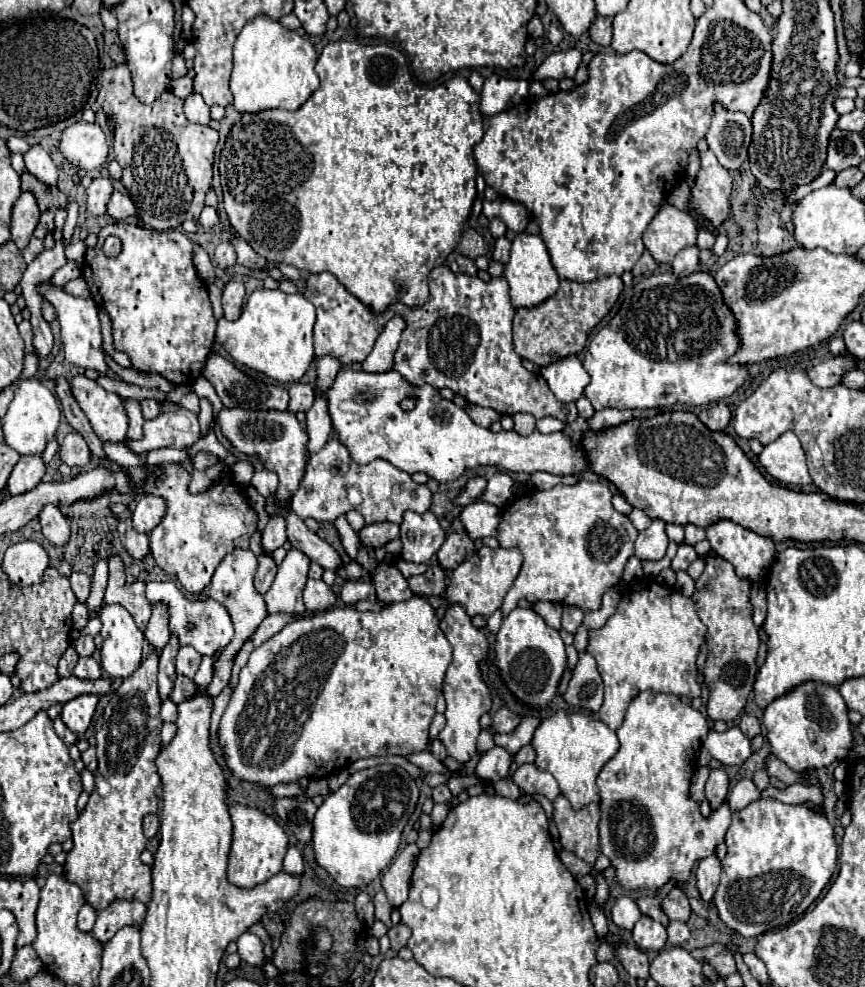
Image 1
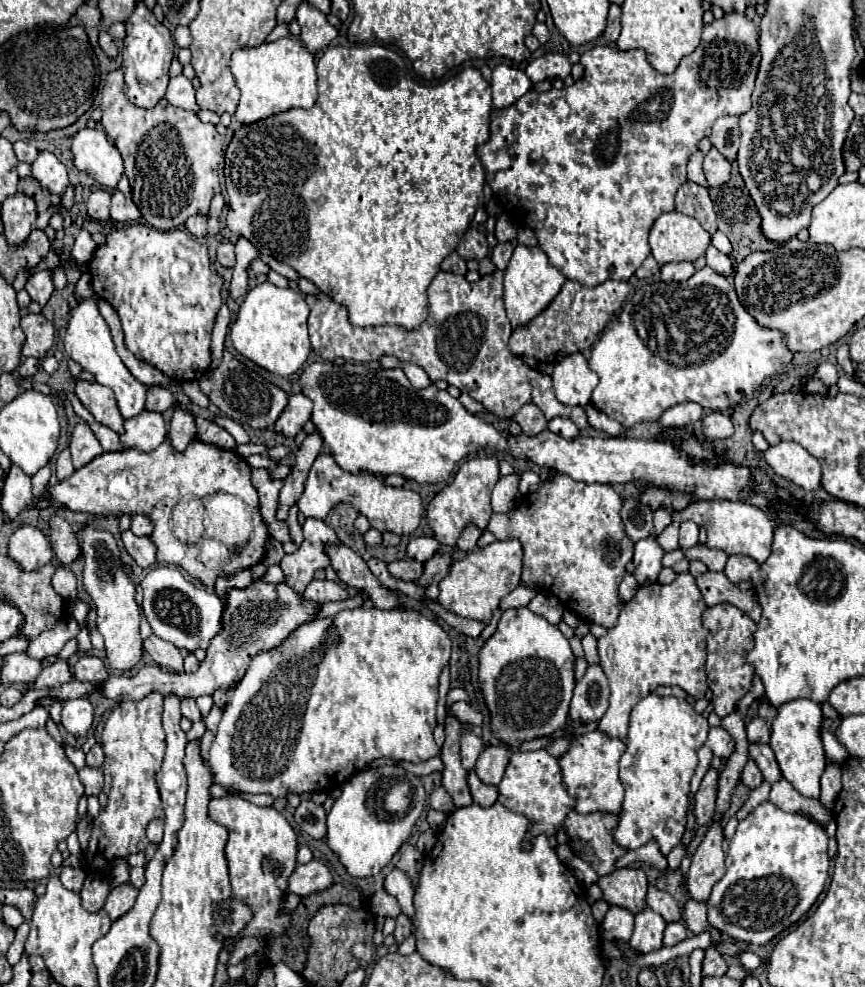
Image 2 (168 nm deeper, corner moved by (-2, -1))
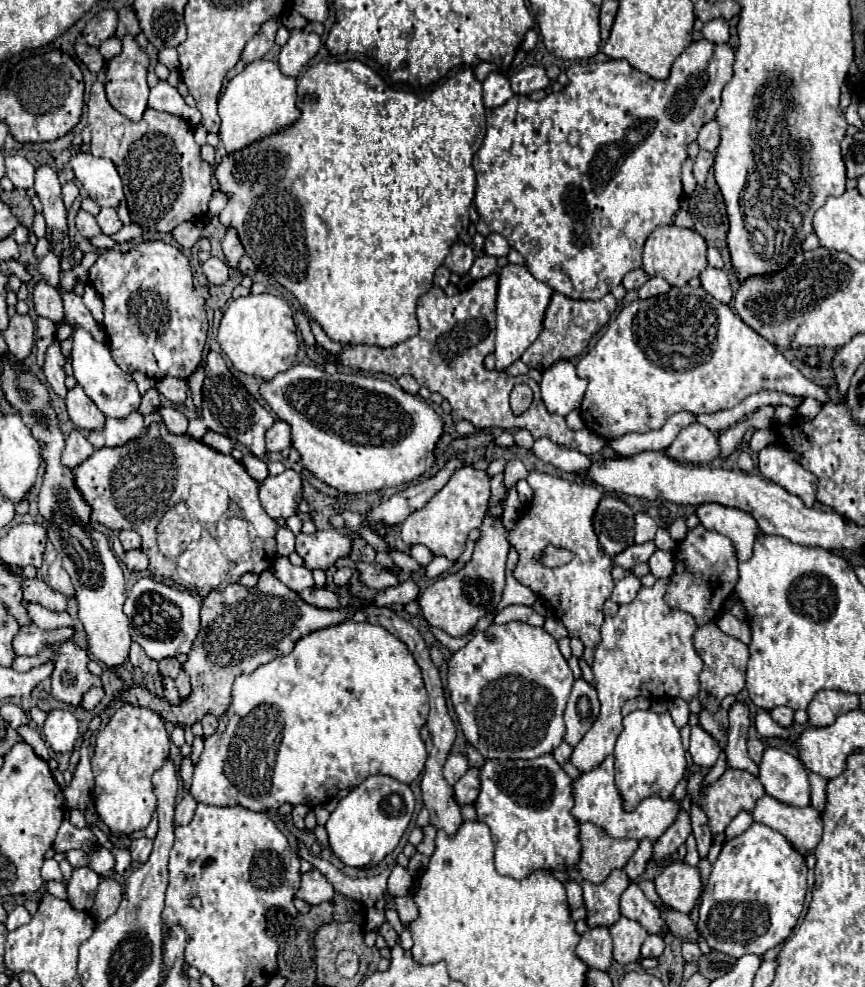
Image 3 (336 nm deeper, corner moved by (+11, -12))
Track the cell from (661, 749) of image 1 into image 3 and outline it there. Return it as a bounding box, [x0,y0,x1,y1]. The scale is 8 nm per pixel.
[616,710,686,812]

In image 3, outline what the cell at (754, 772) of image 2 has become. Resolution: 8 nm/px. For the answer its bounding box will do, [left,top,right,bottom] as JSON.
[688,768,764,834]

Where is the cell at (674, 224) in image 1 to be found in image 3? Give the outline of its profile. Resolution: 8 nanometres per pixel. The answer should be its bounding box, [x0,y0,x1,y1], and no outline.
[642,224,706,286]

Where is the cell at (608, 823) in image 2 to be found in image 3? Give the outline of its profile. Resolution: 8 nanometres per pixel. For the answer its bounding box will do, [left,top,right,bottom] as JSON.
[576,822,638,884]

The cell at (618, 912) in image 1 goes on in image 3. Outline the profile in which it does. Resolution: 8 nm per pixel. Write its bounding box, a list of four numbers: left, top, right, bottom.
[576,926,612,970]

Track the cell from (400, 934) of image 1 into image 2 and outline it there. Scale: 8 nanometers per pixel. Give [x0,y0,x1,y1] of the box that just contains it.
[393,913,411,945]

